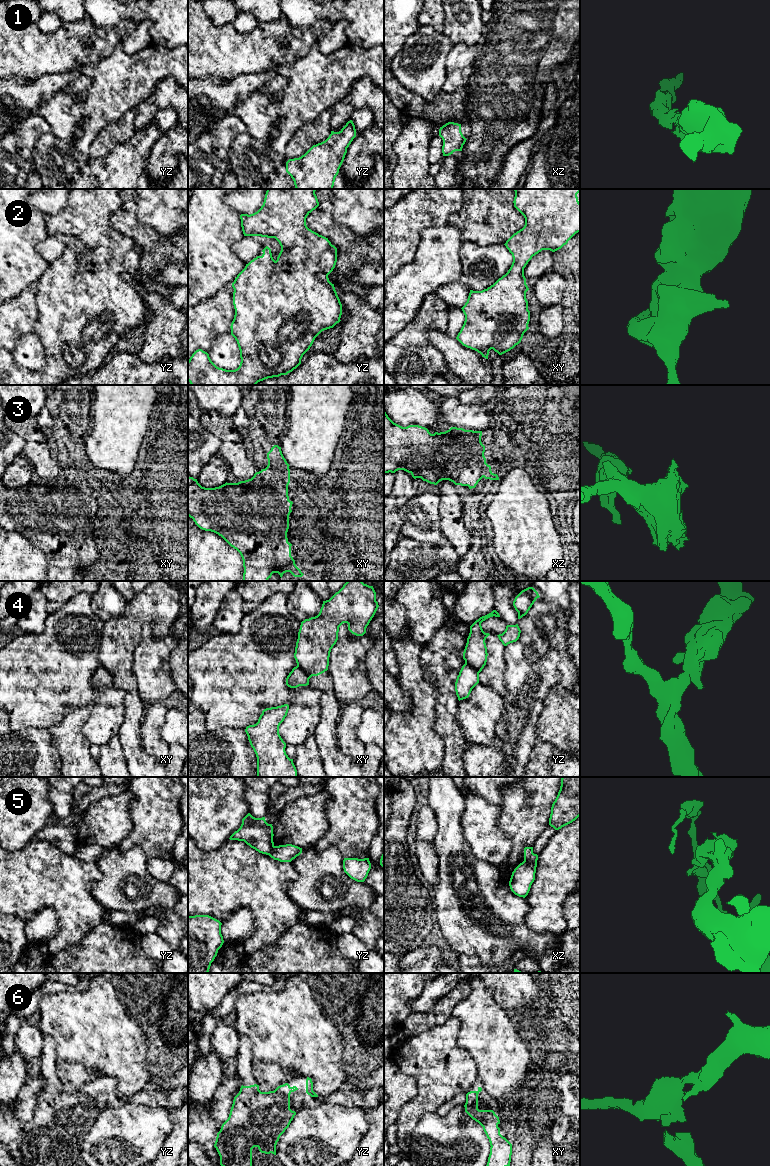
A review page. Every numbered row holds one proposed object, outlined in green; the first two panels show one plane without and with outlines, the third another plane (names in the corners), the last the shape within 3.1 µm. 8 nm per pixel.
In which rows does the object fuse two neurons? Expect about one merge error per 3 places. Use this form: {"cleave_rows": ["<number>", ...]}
{"cleave_rows": ["4", "5"]}

